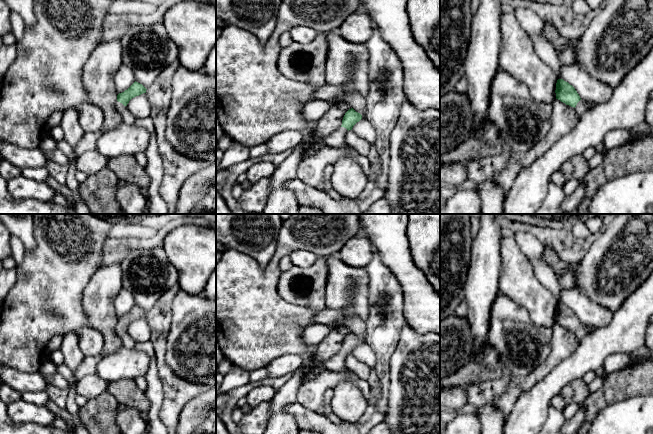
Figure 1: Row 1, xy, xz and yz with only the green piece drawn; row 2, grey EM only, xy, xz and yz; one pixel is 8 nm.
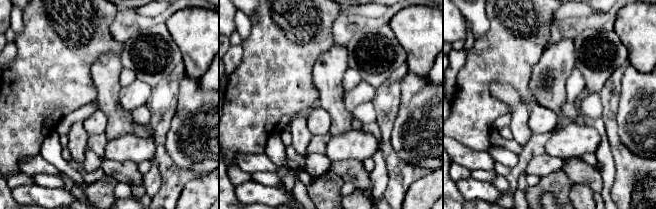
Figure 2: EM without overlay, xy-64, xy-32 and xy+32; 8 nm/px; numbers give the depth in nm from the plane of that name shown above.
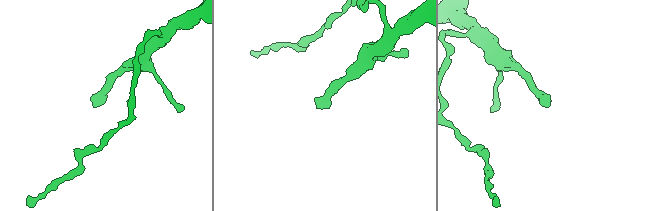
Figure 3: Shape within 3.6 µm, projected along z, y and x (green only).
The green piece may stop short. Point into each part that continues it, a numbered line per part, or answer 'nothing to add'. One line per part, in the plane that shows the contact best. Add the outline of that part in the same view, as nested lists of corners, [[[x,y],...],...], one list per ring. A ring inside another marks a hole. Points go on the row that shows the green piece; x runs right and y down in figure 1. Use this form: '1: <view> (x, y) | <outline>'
1: xy (127, 117) | [[[116,102],[116,109],[119,112],[119,114],[123,117],[123,121],[126,124],[134,124],[135,123],[135,118],[129,113],[127,110],[127,107],[124,106],[120,102]]]

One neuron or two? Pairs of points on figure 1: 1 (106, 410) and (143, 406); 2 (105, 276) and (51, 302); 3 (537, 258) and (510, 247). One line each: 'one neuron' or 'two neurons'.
1: two neurons
2: two neurons
3: two neurons

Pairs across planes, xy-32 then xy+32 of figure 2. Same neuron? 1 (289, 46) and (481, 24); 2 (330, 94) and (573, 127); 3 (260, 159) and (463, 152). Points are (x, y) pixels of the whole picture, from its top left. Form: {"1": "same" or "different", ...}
{"1": "different", "2": "different", "3": "same"}

